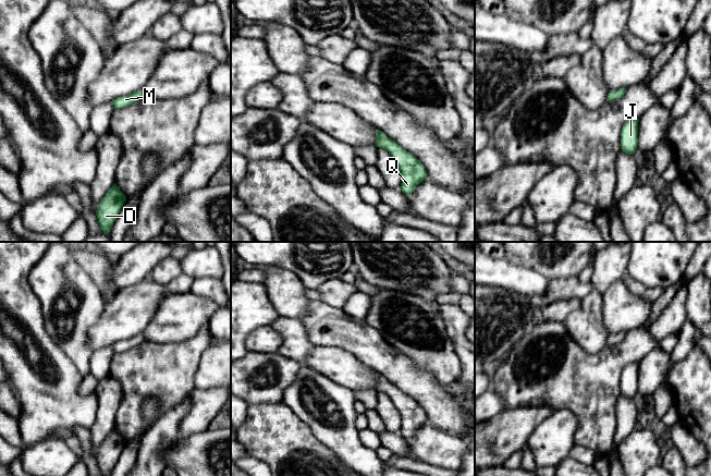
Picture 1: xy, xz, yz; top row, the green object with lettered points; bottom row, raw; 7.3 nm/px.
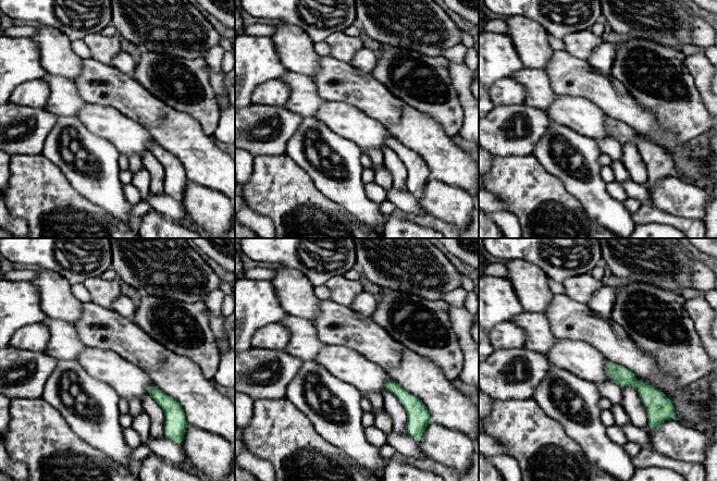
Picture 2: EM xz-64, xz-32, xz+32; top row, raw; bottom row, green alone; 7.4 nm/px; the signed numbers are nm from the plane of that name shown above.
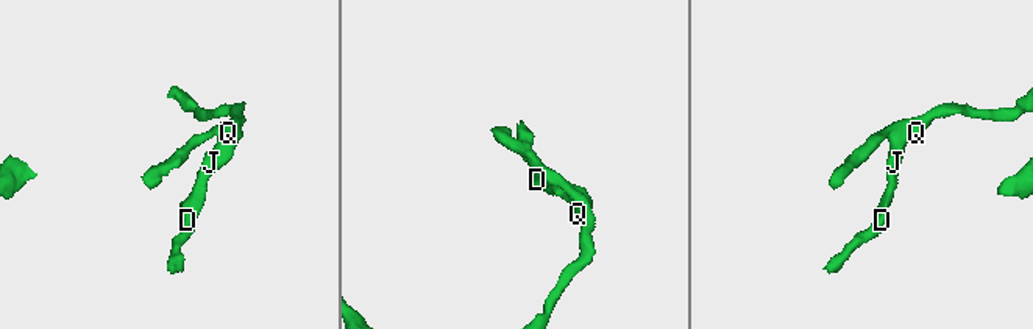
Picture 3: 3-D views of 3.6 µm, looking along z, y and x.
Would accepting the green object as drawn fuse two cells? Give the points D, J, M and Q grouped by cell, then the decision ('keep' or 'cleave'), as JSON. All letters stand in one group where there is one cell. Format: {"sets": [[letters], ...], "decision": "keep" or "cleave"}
{"sets": [["D", "J", "M", "Q"]], "decision": "keep"}

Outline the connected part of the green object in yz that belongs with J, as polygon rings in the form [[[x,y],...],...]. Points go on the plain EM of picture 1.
[[[638,362],[628,364],[621,375],[621,393],[634,399],[638,390]]]

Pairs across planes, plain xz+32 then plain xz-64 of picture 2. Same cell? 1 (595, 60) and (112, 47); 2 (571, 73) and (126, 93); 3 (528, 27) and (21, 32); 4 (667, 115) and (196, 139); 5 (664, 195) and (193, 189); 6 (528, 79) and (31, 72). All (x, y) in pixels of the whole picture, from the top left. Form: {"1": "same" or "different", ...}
{"1": "different", "2": "same", "3": "different", "4": "different", "5": "same", "6": "different"}

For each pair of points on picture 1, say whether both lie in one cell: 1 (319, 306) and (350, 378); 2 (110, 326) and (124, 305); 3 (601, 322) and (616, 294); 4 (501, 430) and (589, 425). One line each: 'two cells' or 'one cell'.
1: one cell
2: one cell
3: one cell
4: two cells

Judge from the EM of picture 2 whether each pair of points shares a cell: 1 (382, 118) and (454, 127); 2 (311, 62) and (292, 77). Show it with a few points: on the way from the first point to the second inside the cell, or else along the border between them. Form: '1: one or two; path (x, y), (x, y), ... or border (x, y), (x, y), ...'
1: two; border (420, 112), (432, 116), (450, 137)
2: two; border (286, 70), (306, 74), (309, 77)

